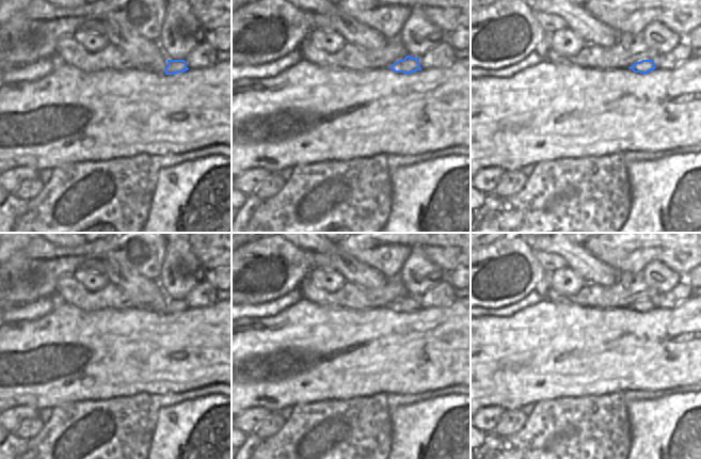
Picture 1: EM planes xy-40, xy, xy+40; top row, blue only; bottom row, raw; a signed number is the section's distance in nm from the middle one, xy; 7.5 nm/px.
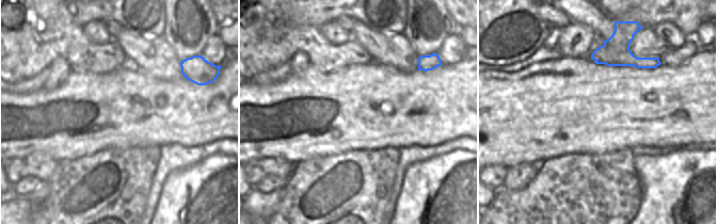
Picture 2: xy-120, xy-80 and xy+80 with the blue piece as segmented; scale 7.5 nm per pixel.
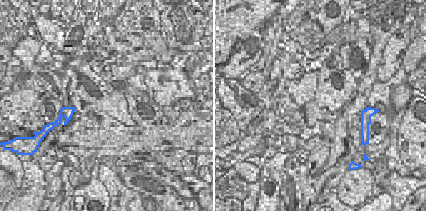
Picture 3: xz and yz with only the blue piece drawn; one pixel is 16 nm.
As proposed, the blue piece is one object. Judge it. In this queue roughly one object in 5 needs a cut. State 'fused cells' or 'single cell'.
single cell

